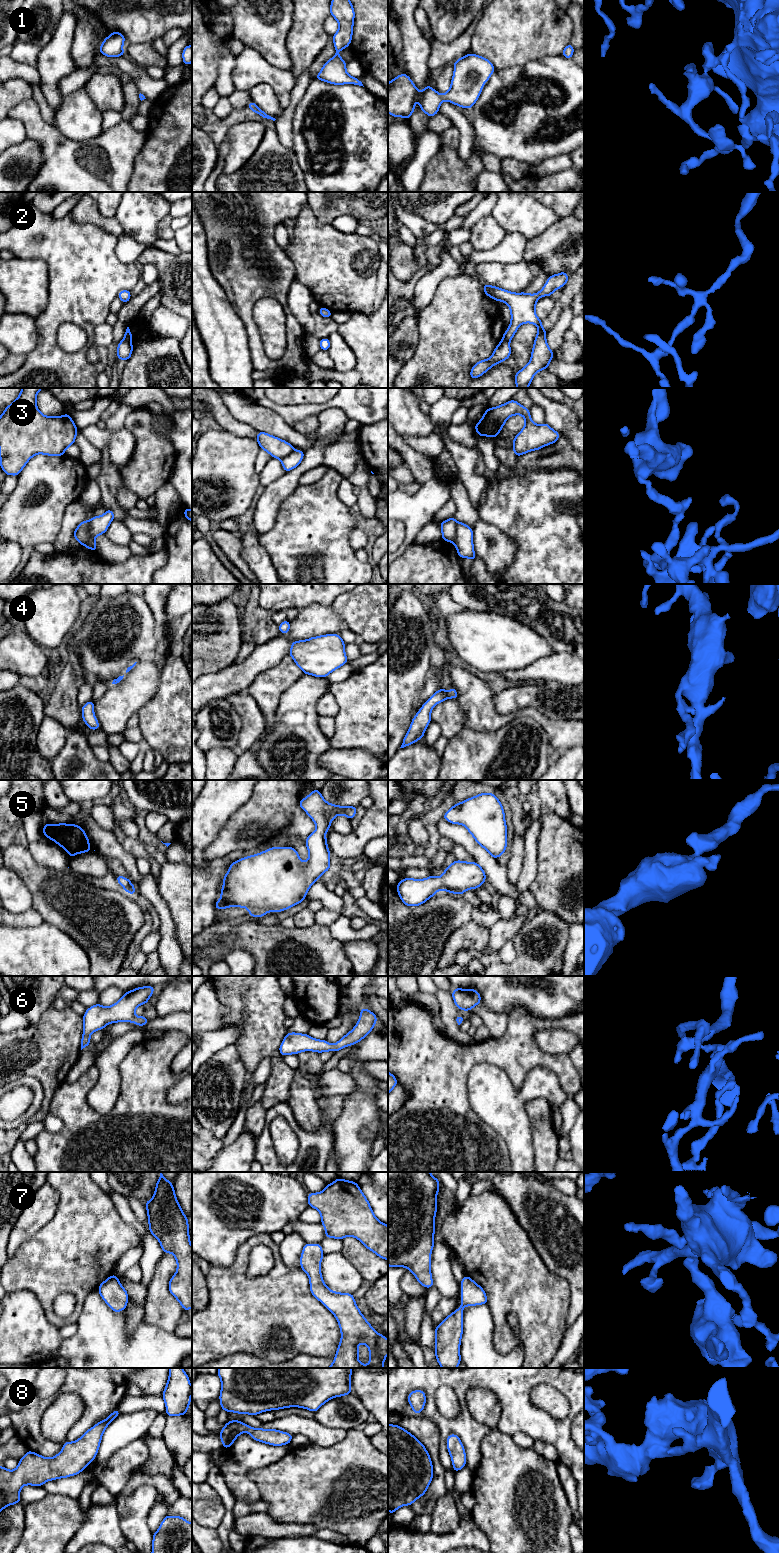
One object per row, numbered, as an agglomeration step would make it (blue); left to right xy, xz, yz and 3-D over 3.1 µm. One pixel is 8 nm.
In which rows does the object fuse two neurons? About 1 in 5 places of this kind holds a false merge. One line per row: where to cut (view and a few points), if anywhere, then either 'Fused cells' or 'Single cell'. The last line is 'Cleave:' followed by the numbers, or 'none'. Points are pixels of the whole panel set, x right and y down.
1: No split. Single cell
2: Split along xy (124, 338), (130, 342). Fused cells
3: Split along xy (90, 521), (88, 536), (81, 544). Fused cells
4: No split. Single cell
5: No split. Single cell
6: No split. Single cell
7: No split. Single cell
8: No split. Single cell
Cleave: 2, 3

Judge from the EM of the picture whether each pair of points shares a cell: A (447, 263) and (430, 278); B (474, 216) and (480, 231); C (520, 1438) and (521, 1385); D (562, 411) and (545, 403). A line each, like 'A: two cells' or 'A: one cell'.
A: one cell
B: two cells
C: two cells
D: one cell

